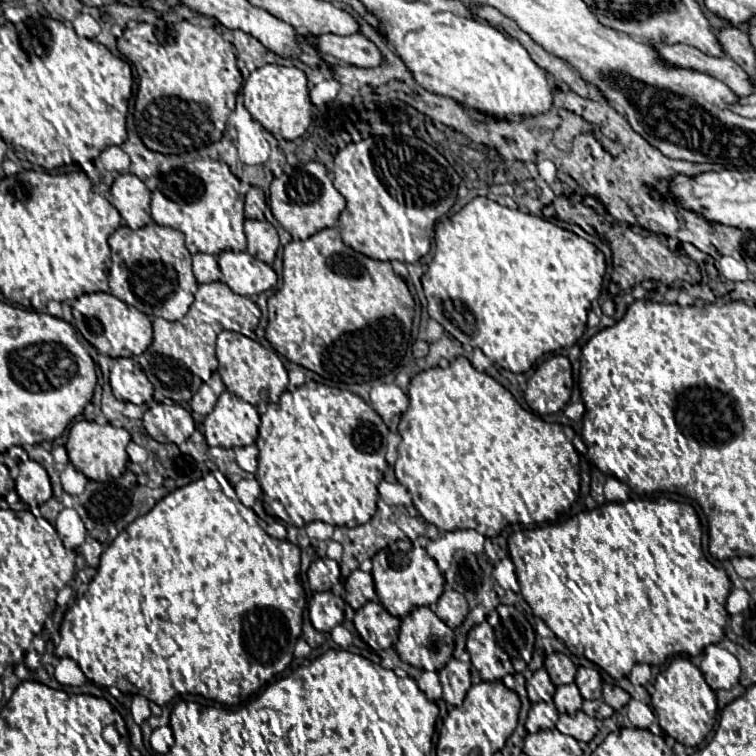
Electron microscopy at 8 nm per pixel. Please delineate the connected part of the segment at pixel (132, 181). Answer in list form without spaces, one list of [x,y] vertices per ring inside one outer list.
[[[133,173],[119,175],[111,185],[113,195],[113,207],[123,217],[123,223],[131,229],[139,229],[147,223],[151,223],[151,191],[145,187],[145,183],[135,177]]]

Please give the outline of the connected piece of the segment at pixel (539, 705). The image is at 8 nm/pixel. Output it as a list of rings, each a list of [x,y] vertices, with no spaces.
[[[540,701],[532,704],[525,728],[528,733],[535,733],[543,729],[553,729],[558,721],[559,713],[553,702]]]

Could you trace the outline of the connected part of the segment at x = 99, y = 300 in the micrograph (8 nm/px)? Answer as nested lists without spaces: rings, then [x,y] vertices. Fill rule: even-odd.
[[[87,293],[75,299],[73,303],[75,327],[79,333],[101,353],[109,357],[137,357],[141,355],[153,339],[151,321],[145,313],[123,303],[111,293]]]

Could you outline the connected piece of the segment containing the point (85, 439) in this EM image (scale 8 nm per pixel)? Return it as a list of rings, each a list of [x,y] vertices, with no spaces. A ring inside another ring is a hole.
[[[77,421],[73,423],[73,427],[69,429],[69,437],[65,443],[65,449],[69,453],[69,461],[75,465],[75,469],[79,469],[87,479],[91,481],[109,481],[109,479],[117,479],[121,477],[121,473],[127,467],[127,443],[131,441],[129,433],[123,427],[113,427],[109,423],[99,425],[93,421]]]

